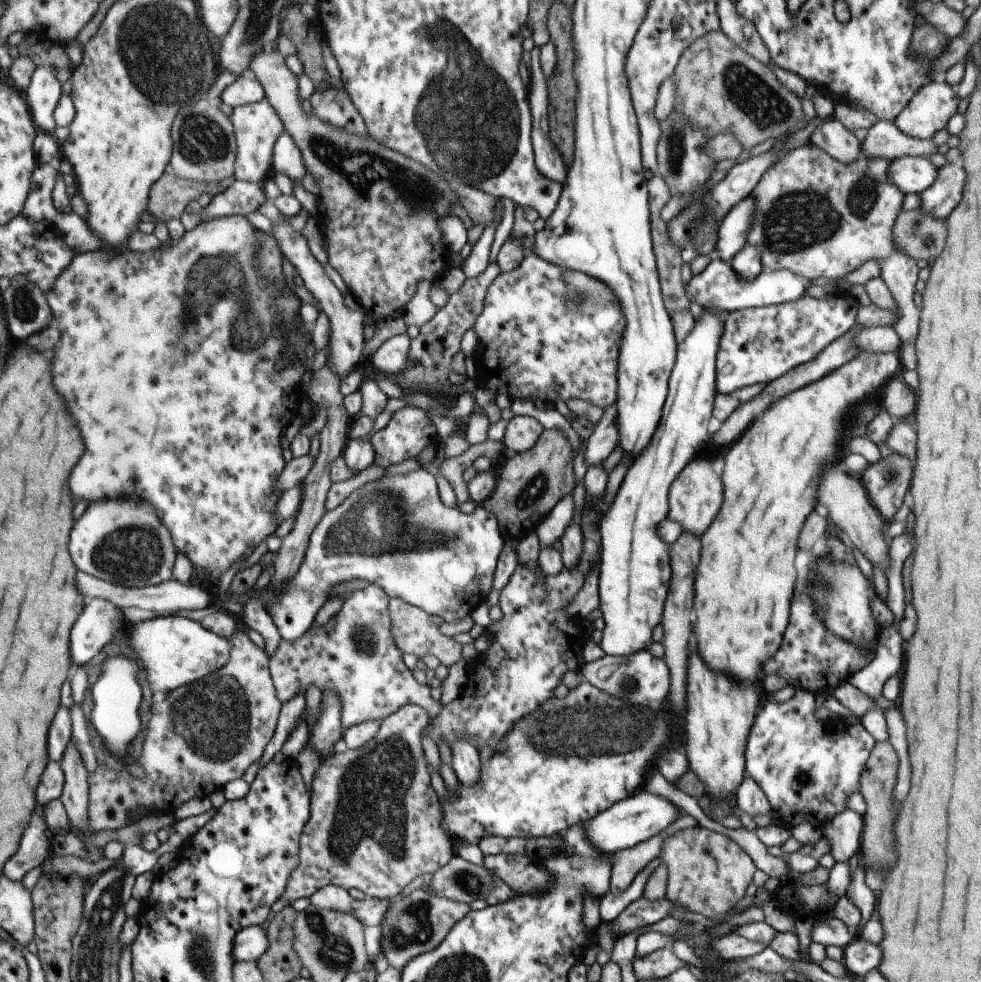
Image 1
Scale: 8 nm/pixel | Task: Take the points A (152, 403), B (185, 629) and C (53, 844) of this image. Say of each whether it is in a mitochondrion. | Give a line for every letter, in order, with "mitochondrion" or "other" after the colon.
A: mitochondrion
B: other
C: other

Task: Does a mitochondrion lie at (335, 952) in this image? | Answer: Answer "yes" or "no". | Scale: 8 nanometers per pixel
yes

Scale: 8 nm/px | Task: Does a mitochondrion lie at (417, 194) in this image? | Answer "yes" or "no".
yes

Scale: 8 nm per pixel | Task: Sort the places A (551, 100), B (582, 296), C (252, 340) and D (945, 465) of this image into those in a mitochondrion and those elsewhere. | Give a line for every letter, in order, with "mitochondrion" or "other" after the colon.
A: other
B: mitochondrion
C: mitochondrion
D: other

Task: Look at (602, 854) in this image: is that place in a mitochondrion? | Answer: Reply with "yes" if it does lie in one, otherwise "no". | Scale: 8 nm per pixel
no

